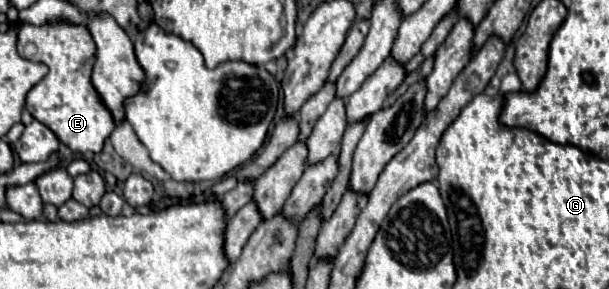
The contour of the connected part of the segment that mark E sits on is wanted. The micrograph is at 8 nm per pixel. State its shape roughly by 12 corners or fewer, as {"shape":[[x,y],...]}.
{"shape":[[22,23],[18,53],[48,75],[32,117],[72,153],[100,153],[116,123],[90,81],[90,33]]}

